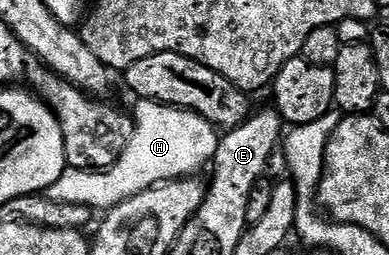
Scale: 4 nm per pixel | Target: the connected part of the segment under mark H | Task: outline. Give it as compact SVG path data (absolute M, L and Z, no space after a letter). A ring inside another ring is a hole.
M143 99L137 100L136 104L136 117L134 113L134 124L132 126L132 133L128 136L128 142L126 147L122 151L122 155L117 159L114 164L112 164L108 169L69 169L65 168L62 171L62 175L58 175L57 181L48 188L46 191L46 196L52 201L57 201L58 203L74 203L75 205L81 205L87 209L93 211L107 211L113 209L118 203L122 203L126 199L130 199L134 195L138 195L142 191L146 191L150 187L154 187L158 183L163 181L177 181L180 177L190 177L199 174L200 168L207 166L211 162L212 157L216 154L216 148L220 142L221 134L215 129L211 123L206 119L202 119L196 113L191 113L189 109L175 109L172 105L159 105L156 101L146 101Z

